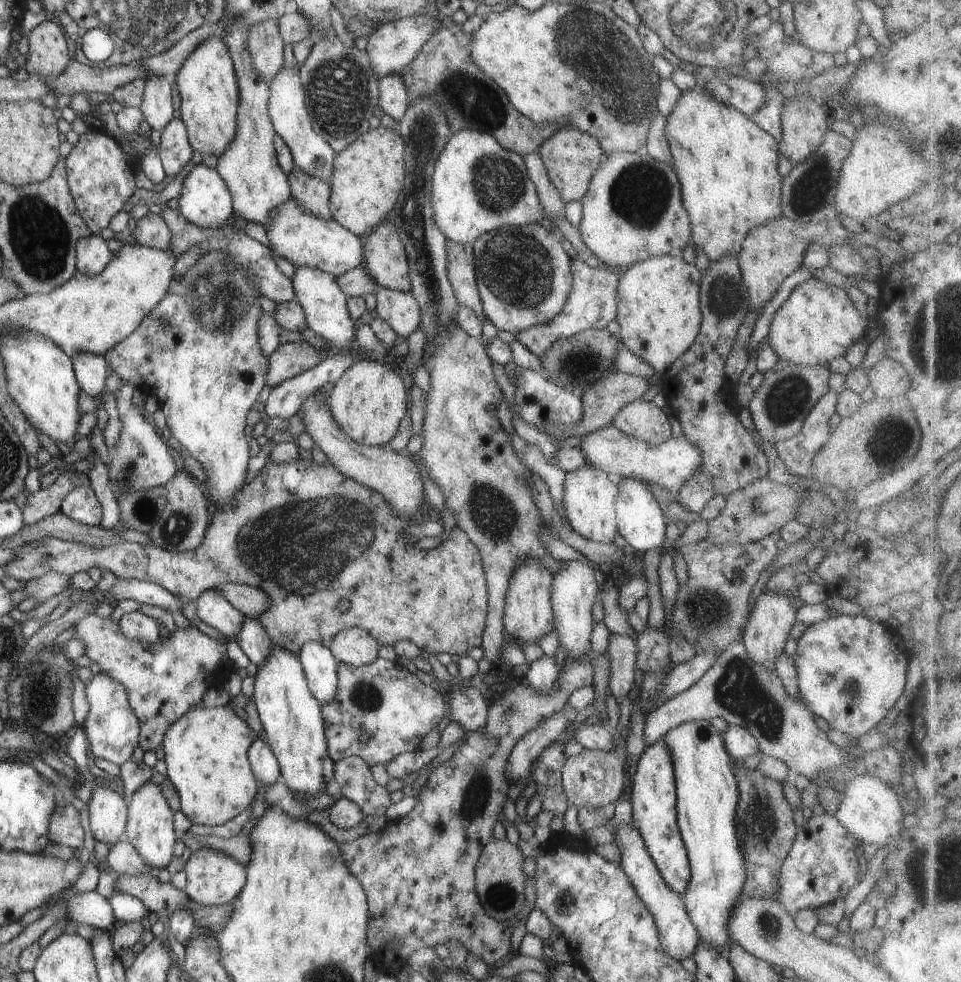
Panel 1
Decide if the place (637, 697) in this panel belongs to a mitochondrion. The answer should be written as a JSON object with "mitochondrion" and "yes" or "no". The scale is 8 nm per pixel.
{"mitochondrion":"no"}

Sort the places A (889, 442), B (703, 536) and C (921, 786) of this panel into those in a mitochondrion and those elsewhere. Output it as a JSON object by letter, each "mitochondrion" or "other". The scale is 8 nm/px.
{"A":"mitochondrion","B":"other","C":"other"}

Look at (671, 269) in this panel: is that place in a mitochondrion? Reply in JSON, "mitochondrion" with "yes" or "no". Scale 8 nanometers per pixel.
{"mitochondrion":"no"}

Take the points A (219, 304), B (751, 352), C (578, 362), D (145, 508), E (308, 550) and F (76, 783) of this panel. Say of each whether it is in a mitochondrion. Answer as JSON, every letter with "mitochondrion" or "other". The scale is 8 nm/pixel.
{"A":"mitochondrion","B":"other","C":"mitochondrion","D":"mitochondrion","E":"mitochondrion","F":"other"}

